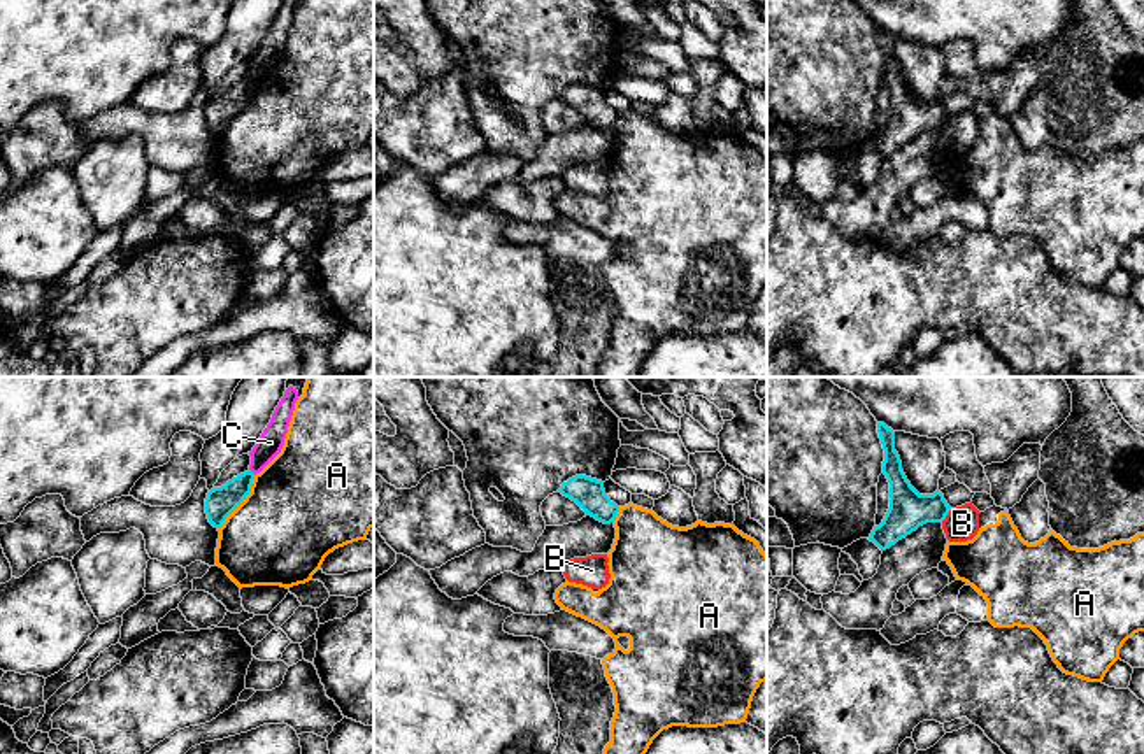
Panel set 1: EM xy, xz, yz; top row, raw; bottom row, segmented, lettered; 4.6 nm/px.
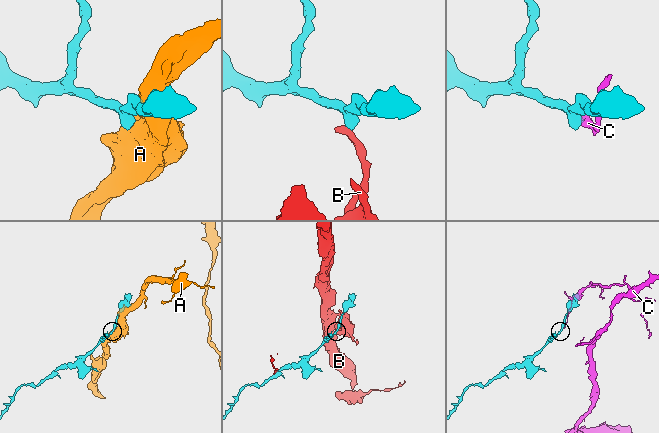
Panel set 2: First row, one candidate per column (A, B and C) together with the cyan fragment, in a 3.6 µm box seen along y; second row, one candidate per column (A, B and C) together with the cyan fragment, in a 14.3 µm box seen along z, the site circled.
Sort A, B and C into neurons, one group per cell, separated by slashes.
A / B / C

